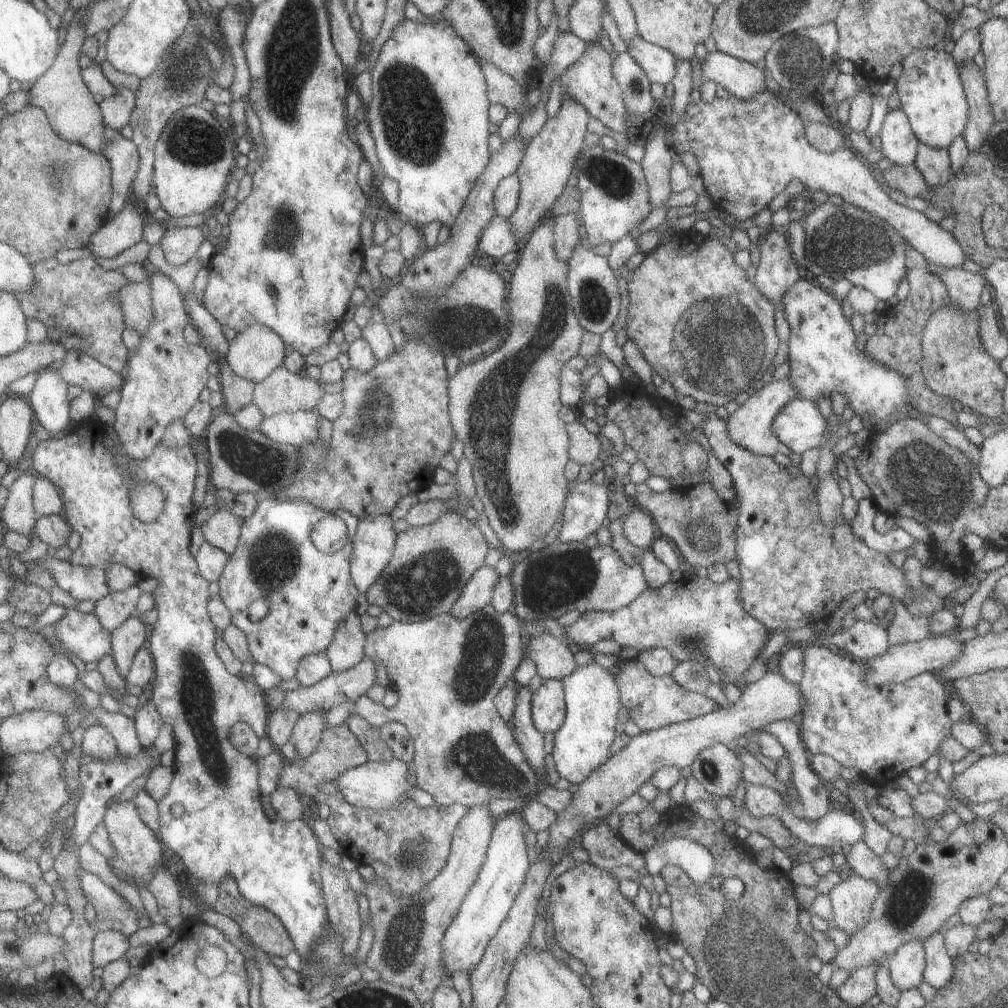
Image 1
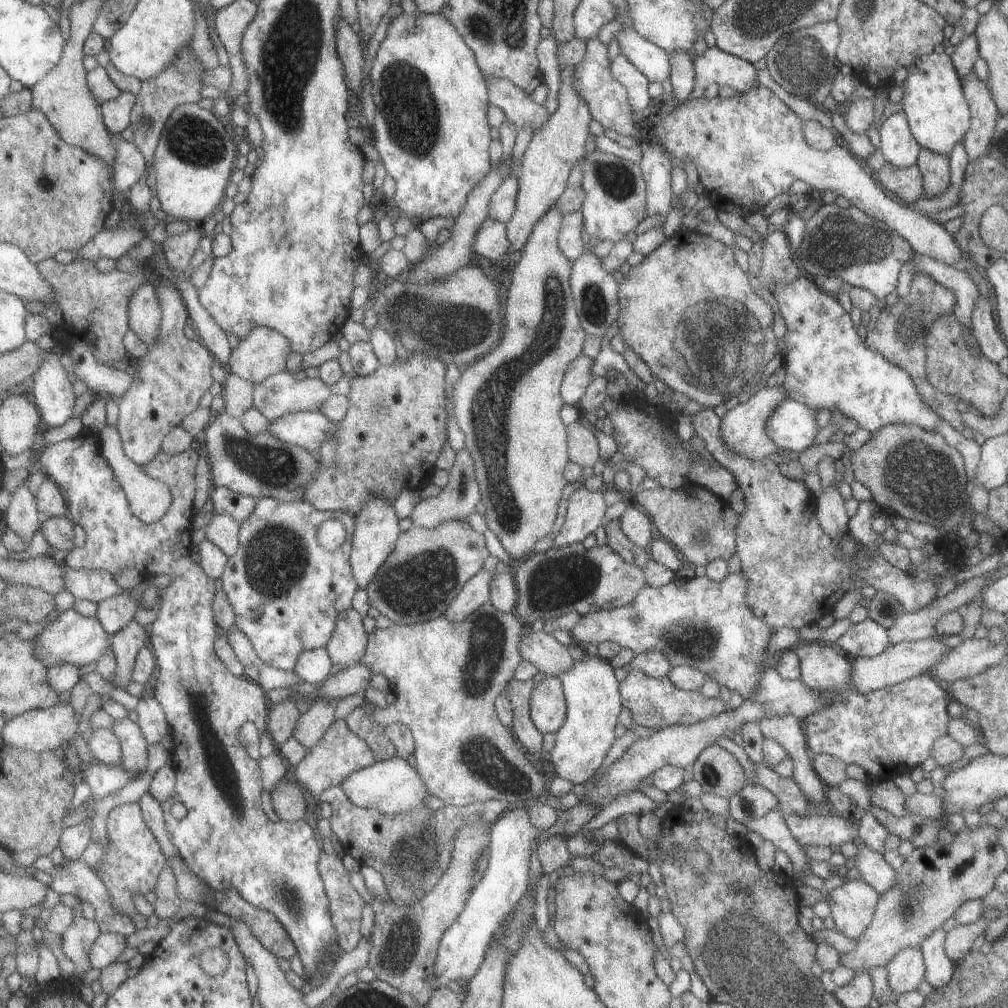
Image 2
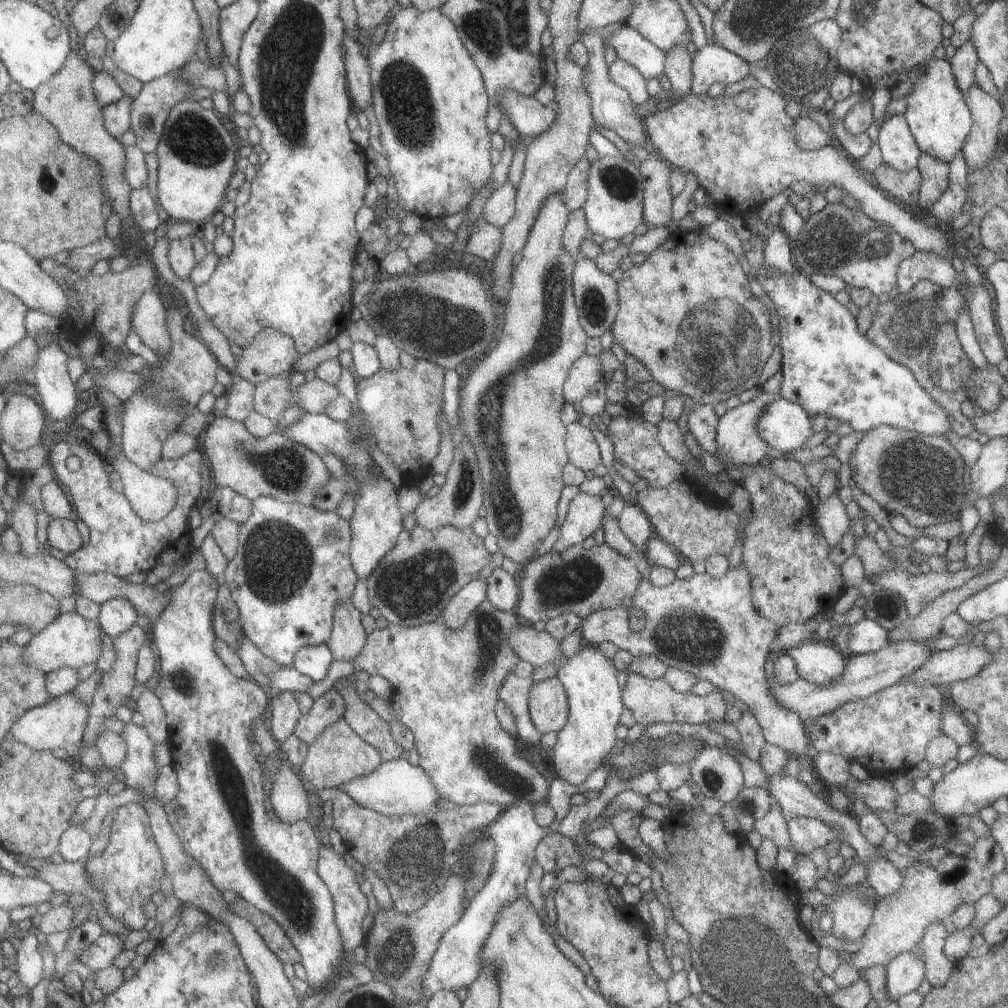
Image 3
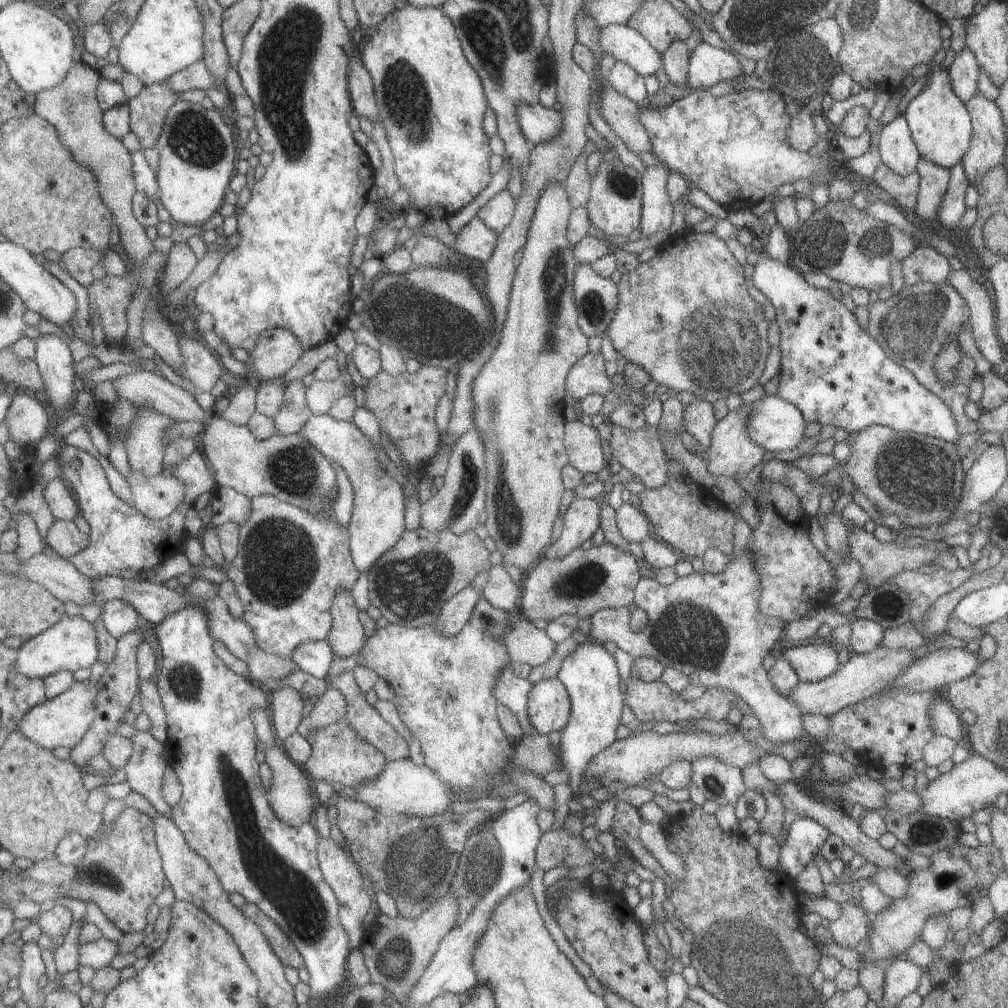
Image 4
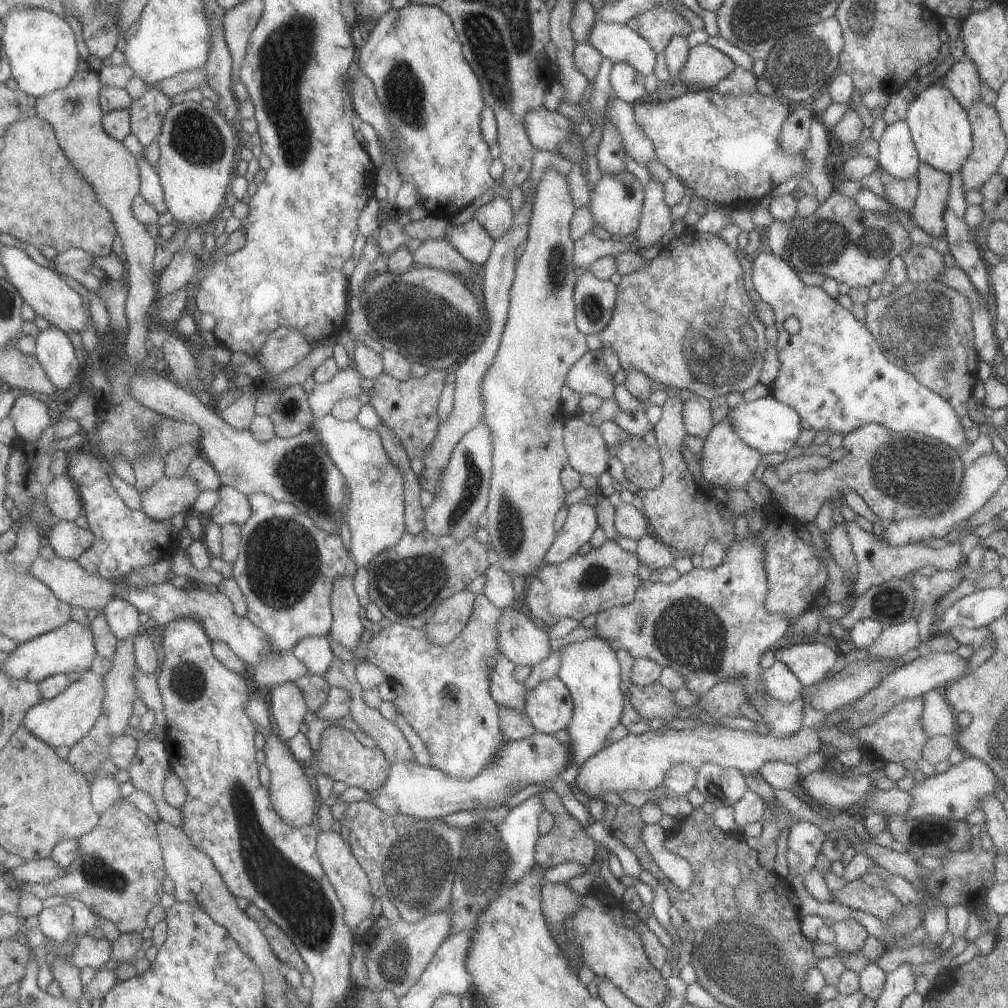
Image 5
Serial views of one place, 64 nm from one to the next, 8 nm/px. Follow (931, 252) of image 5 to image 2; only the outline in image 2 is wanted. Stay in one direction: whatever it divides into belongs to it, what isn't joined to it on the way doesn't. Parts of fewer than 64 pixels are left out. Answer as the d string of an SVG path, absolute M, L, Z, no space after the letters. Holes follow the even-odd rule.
M914 253L914 255L910 259L907 259L899 269L896 287L894 288L898 297L902 297L906 294L906 292L910 289L910 284L914 275L919 273L927 275L930 279L933 279L936 283L944 286L947 290L950 290L954 294L956 301L952 313L957 319L957 322L962 326L962 330L965 331L962 334L964 344L969 347L970 353L973 356L978 357L980 355L980 348L978 347L972 333L969 332L969 330L971 330L970 312L972 311L975 299L979 296L977 286L971 281L965 271L957 270L952 264L948 265L944 262L939 262L935 259L929 258L928 256Z

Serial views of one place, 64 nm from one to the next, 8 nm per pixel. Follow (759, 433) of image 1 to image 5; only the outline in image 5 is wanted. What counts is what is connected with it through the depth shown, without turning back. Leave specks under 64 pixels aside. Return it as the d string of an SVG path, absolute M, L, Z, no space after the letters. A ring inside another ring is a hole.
M725 417L714 424L704 436L701 452L699 452L700 472L709 487L745 490L745 484L751 481L760 470L762 454L745 446L733 432L728 418Z

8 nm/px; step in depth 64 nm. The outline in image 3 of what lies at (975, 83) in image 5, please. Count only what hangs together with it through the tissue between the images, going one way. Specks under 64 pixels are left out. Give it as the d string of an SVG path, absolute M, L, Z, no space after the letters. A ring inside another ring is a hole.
M968 40L956 48L956 52L949 60L955 86L962 95L974 86L973 70L977 61L975 49Z

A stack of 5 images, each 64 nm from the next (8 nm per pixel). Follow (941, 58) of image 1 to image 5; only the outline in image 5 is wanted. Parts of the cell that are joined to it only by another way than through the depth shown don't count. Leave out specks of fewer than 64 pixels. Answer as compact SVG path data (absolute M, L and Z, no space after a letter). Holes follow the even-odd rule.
M933 83L919 92L908 106L904 121L908 126L919 164L937 169L949 176L958 172L970 155L970 124L966 110L959 106L945 87Z

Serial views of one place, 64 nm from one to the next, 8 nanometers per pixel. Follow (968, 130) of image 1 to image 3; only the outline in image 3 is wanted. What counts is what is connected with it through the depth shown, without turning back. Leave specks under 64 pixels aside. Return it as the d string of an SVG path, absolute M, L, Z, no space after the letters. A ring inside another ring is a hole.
M975 83L963 96L972 123L960 153L966 168L975 171L995 158L998 124L1005 114L999 100L983 92Z

